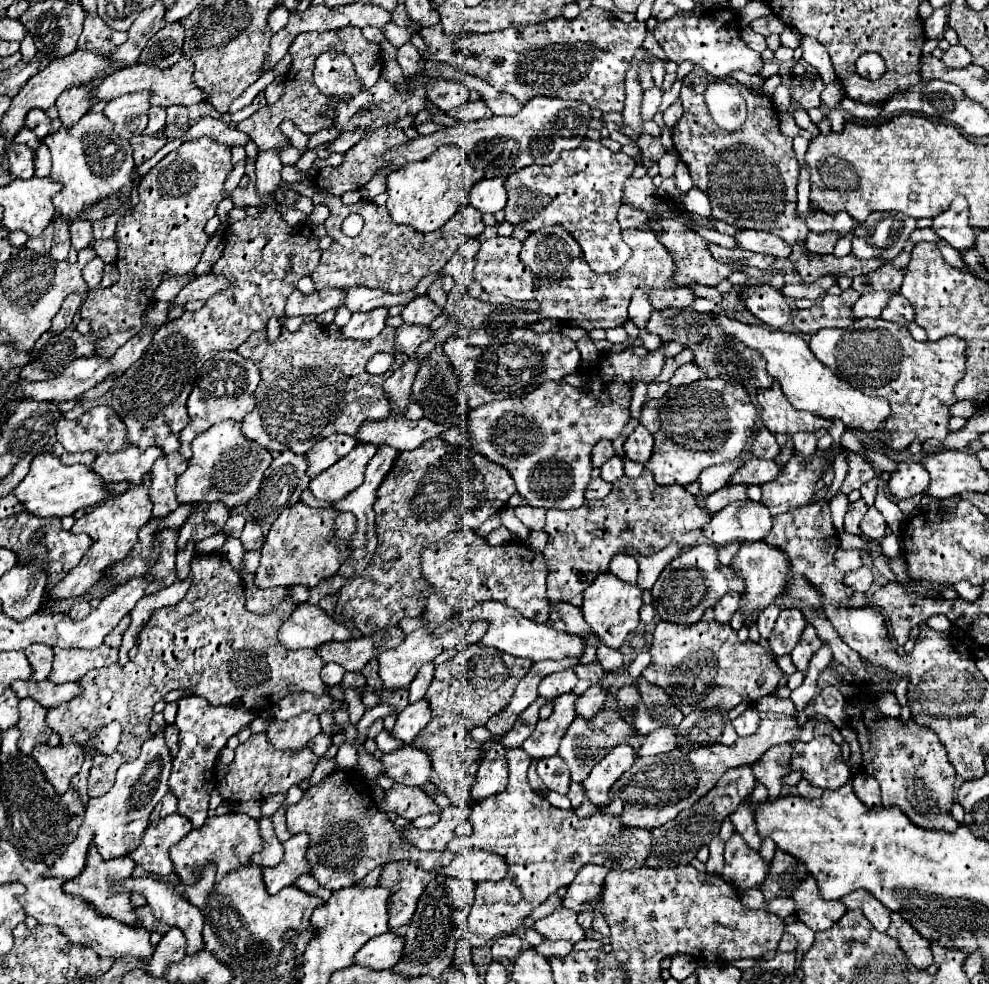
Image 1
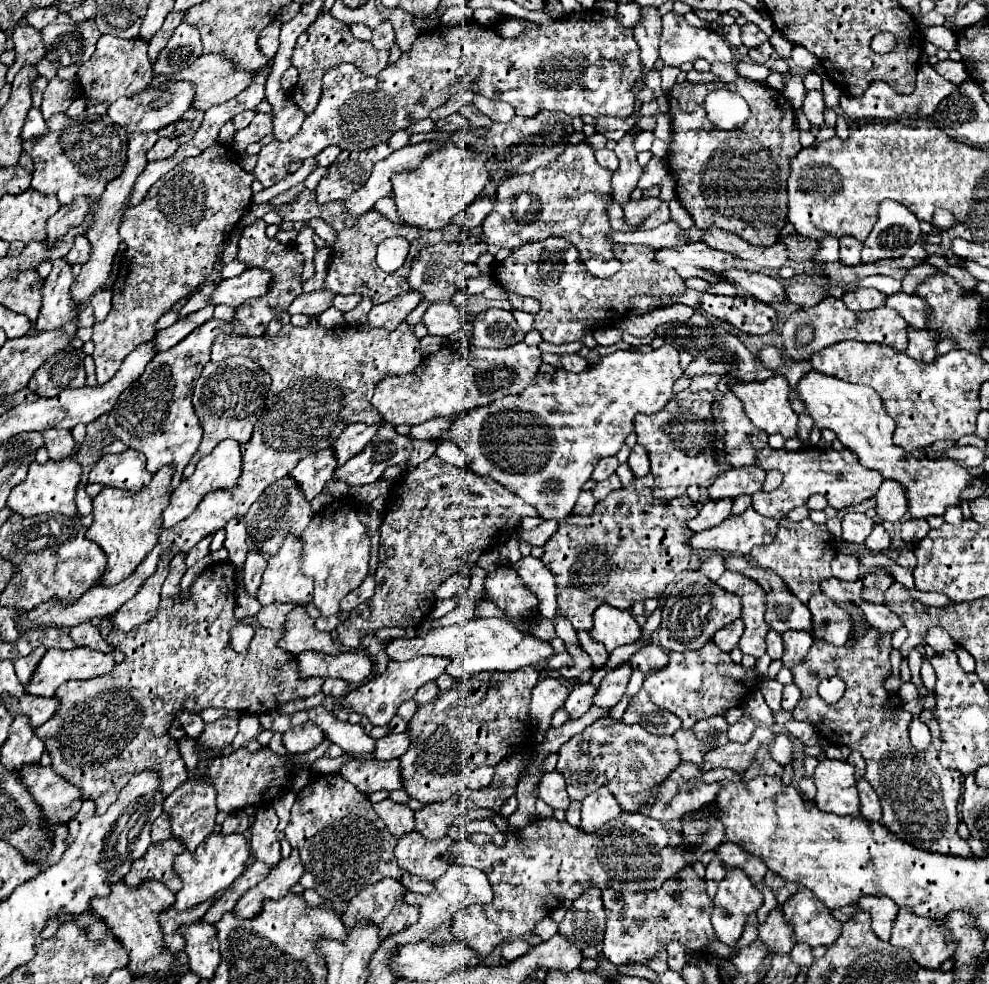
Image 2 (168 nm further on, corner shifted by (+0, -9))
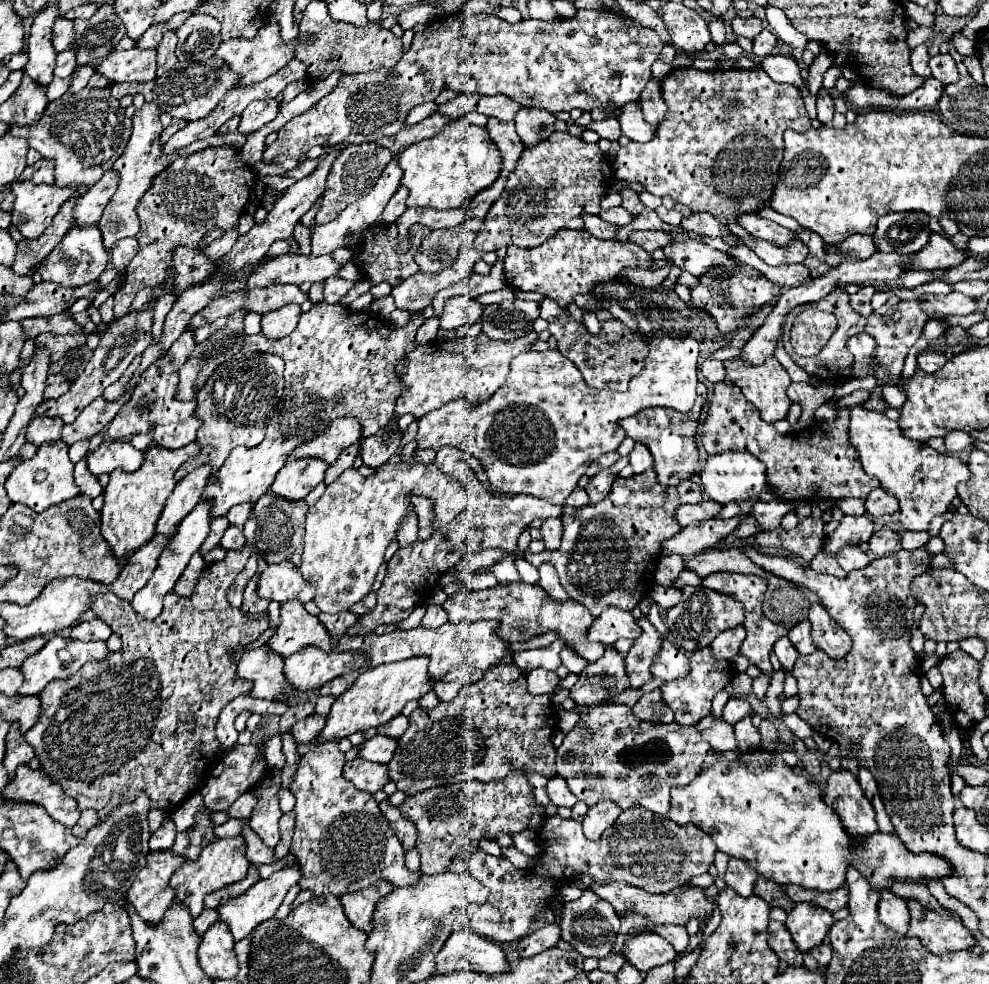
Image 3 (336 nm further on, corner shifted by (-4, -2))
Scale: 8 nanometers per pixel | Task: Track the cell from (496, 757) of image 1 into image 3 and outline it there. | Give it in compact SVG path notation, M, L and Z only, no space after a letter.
M520 770L511 771L503 780L483 783L477 780L469 782L459 782L459 784L449 784L423 790L421 794L407 796L407 800L399 806L403 816L411 820L417 826L417 850L421 854L421 872L423 874L435 874L435 872L449 872L449 862L453 858L467 860L471 854L479 848L481 838L497 840L497 836L509 834L513 836L515 832L527 830L531 816L535 814L535 800L533 800L533 790L527 784L527 776Z

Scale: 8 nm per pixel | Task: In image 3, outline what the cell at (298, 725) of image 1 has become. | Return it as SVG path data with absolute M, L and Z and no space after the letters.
M313 714L313 716L307 716L307 718L299 720L297 724L293 724L291 734L297 744L307 744L323 730L323 726L325 726L325 718Z

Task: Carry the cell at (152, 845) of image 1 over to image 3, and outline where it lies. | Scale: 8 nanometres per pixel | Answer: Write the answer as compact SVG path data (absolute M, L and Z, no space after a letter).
M171 850L165 854L149 854L147 866L139 872L137 880L125 894L125 900L135 908L135 912L151 926L157 926L167 908L173 902L173 890L169 890L169 878L183 864Z

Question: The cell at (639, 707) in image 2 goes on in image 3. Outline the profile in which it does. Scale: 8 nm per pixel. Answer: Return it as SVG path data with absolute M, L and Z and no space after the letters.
M661 690L647 692L639 698L639 702L633 706L633 714L641 720L649 720L653 724L667 724L673 722L673 710L665 704Z

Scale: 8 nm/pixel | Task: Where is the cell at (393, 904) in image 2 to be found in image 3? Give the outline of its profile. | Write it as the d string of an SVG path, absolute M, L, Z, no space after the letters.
M377 882L365 890L357 890L357 892L349 892L343 894L339 900L343 904L345 916L353 922L353 926L365 930L367 934L373 930L371 926L371 916L375 910L375 904L381 896L389 894L393 890L393 884L389 882Z

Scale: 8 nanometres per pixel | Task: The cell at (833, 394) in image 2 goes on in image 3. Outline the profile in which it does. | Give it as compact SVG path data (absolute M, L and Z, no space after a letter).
M863 404L849 408L851 412L851 444L859 452L863 470L877 476L881 488L897 498L899 522L905 530L921 532L929 528L929 522L937 514L945 514L951 500L957 496L957 484L969 480L969 468L957 456L939 454L925 442L913 442L901 434L897 422L885 414L865 410Z

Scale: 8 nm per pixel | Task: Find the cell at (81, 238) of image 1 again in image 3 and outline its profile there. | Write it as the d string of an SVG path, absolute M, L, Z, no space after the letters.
M75 226L65 234L65 238L53 248L49 258L39 266L39 274L43 280L57 282L61 286L81 286L85 282L97 280L107 268L109 252L103 246L101 230L97 226Z

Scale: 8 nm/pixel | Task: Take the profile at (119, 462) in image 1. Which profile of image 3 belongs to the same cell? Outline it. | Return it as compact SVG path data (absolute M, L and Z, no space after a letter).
M103 440L103 444L87 454L87 464L89 470L99 476L99 474L111 474L113 470L121 468L125 472L135 472L139 470L141 462L143 462L143 452L135 450L131 446L131 442L125 440Z

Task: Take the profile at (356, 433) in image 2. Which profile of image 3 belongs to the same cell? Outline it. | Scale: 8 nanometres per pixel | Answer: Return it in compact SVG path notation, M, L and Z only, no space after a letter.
M337 418L325 432L317 434L313 440L299 444L287 460L301 460L301 458L319 458L327 464L333 464L341 450L349 446L349 442L357 442L361 438L361 424L355 418Z

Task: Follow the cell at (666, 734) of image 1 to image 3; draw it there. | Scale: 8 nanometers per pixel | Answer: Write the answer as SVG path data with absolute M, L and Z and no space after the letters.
M707 716L697 722L697 730L701 730L701 736L709 740L713 750L727 752L727 750L737 750L737 740L733 734L733 726L729 726L723 718Z

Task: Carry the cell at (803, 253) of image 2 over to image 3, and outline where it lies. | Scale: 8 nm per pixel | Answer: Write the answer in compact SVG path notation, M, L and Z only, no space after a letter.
M741 214L737 218L737 222L753 236L761 238L761 240L767 240L767 242L773 242L773 244L787 244L791 240L795 240L793 232L771 222L771 220L765 220L761 218L759 214Z

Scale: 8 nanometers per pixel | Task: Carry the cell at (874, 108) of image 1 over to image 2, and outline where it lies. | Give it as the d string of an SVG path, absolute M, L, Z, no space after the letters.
M923 63L919 67L919 73L917 73L917 85L915 85L915 91L911 95L899 95L899 93L893 93L893 89L889 85L885 85L883 81L871 81L871 85L867 87L867 91L861 95L861 97L845 97L841 95L841 111L851 119L851 121L859 121L859 119L899 119L899 115L919 115L919 117L929 117L937 105L947 97L951 95L953 91L959 91L961 85L957 83L951 83L947 79L943 79L931 63Z

